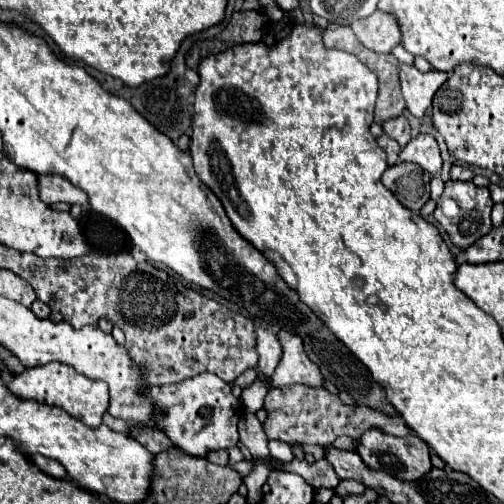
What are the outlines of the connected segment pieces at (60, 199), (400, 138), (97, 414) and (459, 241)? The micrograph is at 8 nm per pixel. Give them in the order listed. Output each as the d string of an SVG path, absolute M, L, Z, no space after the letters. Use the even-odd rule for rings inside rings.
M42 175L40 179L40 199L46 205L52 203L68 203L68 205L80 205L80 207L88 207L88 195L74 187L72 183L68 183L68 179L64 177L52 177L52 175Z
M406 117L390 119L382 127L384 127L386 135L390 135L392 139L396 139L400 143L400 147L404 147L410 141L410 123L406 121Z
M50 363L50 365L26 369L24 373L16 375L8 383L8 389L22 399L36 399L40 403L56 405L56 407L64 409L70 417L82 421L88 427L98 427L102 423L104 413L108 411L108 387L106 387L106 383L88 379L86 375L80 375L72 367L62 365L62 363Z
M448 181L444 189L446 197L452 197L458 207L458 217L446 217L440 207L436 207L434 217L448 233L450 241L464 249L476 243L480 237L490 233L490 211L492 211L492 199L486 187L476 187L472 181L460 183L460 181Z

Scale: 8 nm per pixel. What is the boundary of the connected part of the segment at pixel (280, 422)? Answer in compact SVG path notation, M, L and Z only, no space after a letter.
M302 384L287 387L271 387L265 397L263 408L268 413L264 421L264 433L268 439L280 439L286 443L332 443L340 435L348 435L352 439L360 439L360 435L372 427L382 429L394 437L406 437L408 427L404 425L402 417L388 417L382 411L358 405L356 409L344 405L340 397L328 393L324 387L312 389Z

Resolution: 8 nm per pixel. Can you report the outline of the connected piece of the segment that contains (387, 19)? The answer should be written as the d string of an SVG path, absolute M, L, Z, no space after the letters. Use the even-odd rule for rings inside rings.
M374 11L370 17L356 19L350 27L358 41L376 53L390 53L402 39L398 21L386 11Z

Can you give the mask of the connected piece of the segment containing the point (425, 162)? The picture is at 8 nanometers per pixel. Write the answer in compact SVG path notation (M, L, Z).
M418 135L414 137L402 151L400 161L412 161L424 167L428 173L438 173L442 169L442 157L438 143L432 135Z

